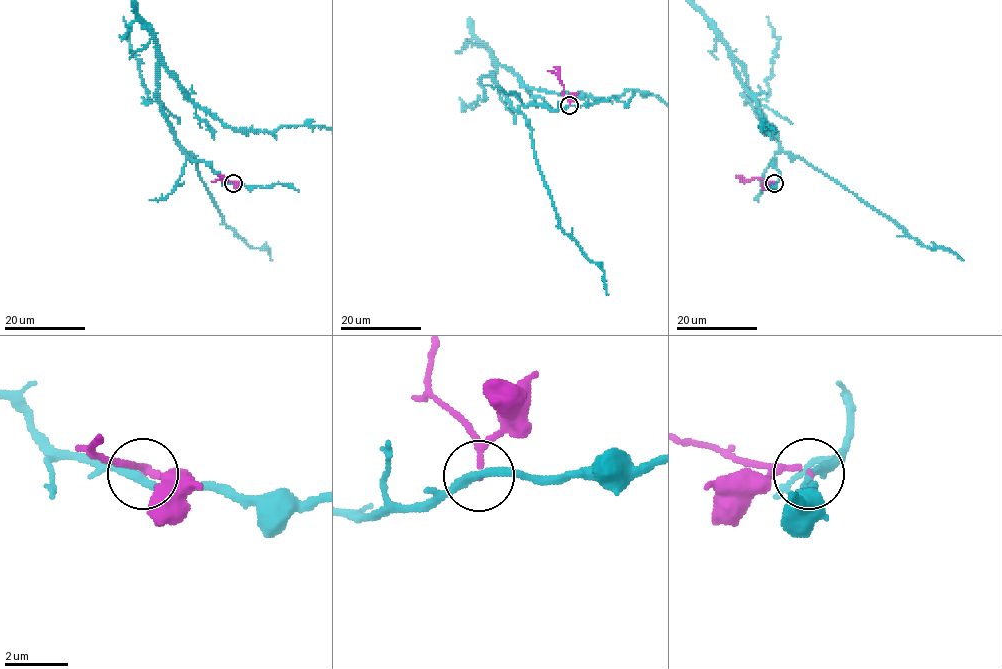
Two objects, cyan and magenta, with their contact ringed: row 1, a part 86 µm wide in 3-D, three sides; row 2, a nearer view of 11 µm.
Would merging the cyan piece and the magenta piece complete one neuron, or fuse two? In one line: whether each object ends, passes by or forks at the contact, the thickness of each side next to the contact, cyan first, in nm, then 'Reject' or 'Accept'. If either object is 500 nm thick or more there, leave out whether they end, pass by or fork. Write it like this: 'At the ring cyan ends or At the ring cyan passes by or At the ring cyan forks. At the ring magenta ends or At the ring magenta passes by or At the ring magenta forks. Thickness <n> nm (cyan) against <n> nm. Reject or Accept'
At the ring cyan passes by. At the ring magenta passes by. Thickness 260 nm (cyan) against 120 nm. Reject

